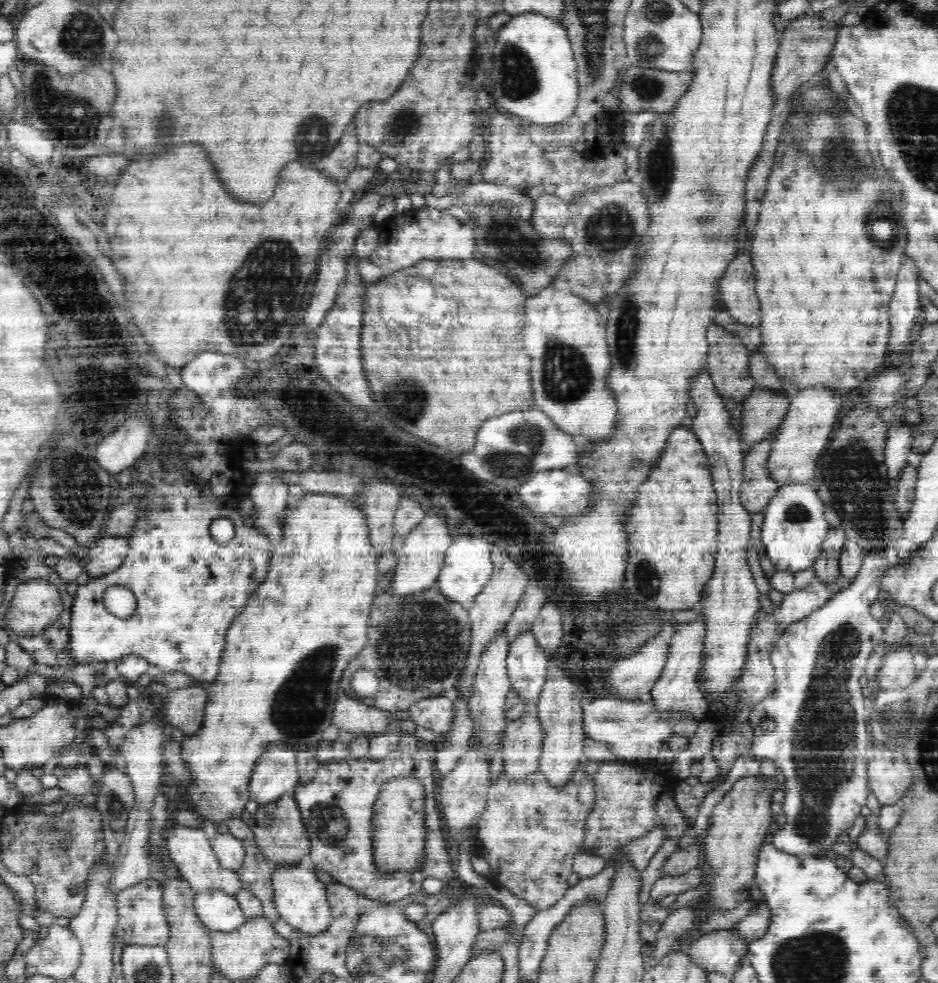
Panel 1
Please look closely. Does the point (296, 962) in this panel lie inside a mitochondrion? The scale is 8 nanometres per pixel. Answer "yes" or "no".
no

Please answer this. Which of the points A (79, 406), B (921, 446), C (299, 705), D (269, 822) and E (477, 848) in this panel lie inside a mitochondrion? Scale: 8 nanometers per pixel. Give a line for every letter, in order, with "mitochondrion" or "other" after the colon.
A: mitochondrion
B: other
C: mitochondrion
D: mitochondrion
E: other

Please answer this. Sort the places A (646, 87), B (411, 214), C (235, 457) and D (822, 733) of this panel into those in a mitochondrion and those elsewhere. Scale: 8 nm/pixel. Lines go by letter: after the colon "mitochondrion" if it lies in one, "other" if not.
A: mitochondrion
B: other
C: other
D: mitochondrion

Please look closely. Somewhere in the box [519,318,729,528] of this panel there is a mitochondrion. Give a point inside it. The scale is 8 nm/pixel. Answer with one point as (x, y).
(567, 378)

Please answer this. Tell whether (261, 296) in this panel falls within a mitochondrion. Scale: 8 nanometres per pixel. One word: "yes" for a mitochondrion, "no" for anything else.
yes

